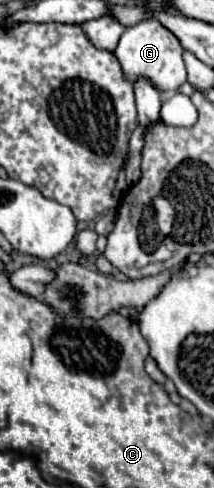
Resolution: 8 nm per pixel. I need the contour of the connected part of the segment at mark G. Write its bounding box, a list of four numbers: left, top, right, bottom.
[114,20,186,92]

